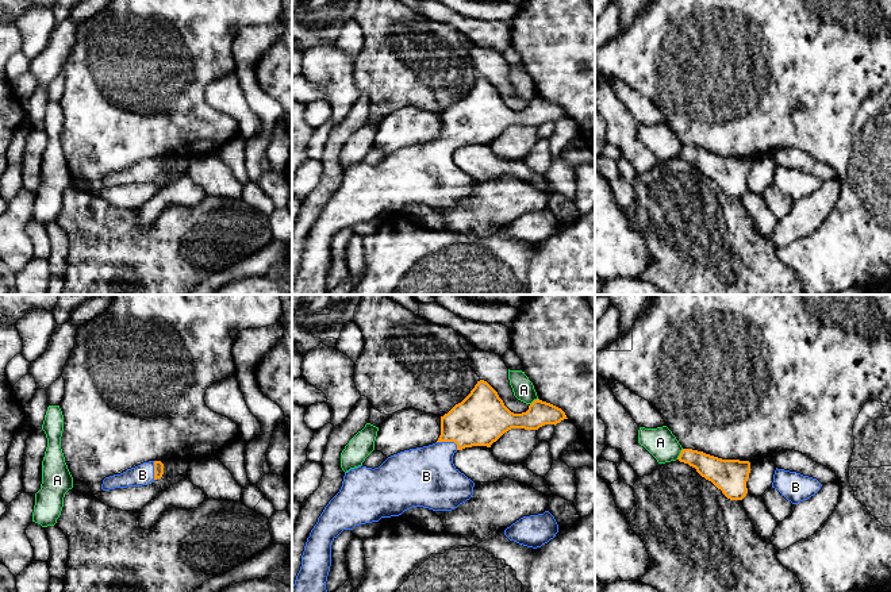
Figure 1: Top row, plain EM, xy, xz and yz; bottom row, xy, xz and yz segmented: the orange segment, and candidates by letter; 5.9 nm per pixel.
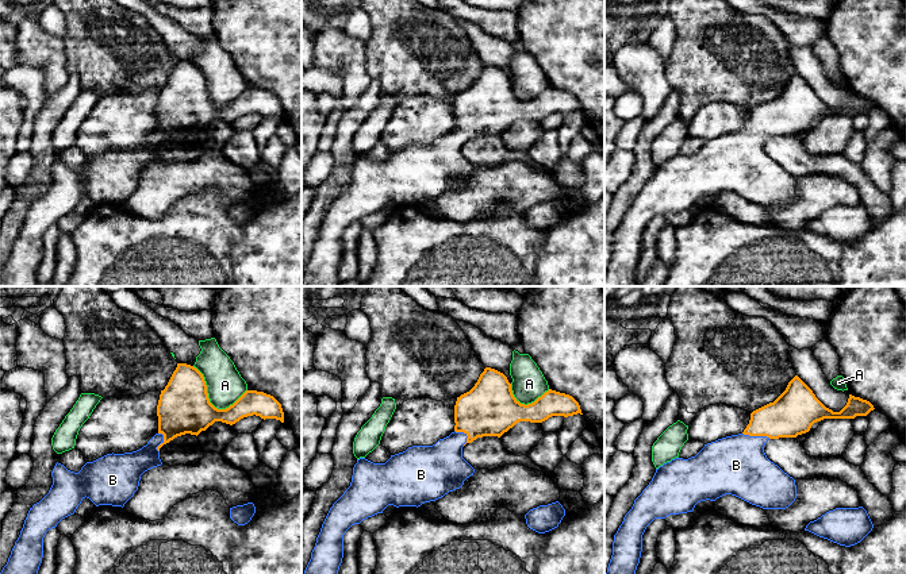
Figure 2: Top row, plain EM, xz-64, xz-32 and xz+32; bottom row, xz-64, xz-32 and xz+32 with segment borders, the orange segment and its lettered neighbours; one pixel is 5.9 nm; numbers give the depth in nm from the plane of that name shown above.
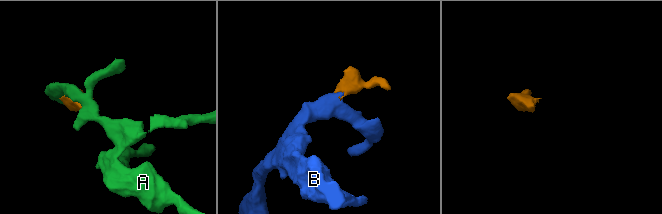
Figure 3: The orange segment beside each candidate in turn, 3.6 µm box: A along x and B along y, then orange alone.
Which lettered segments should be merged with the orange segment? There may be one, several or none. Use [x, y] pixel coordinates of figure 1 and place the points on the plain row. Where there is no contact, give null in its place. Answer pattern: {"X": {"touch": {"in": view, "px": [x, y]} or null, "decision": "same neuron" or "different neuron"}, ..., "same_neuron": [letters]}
{"A": {"touch": {"in": "yz", "px": [680, 152]}, "decision": "different neuron"}, "B": {"touch": {"in": "xz", "px": [449, 138]}, "decision": "same neuron"}, "same_neuron": ["B"]}

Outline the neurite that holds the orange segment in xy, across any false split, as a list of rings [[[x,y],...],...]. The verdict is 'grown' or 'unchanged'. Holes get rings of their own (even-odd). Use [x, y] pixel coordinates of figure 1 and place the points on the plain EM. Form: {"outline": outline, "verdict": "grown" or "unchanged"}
{"outline": [[[161,158],[143,159],[135,165],[127,166],[120,172],[105,174],[101,181],[103,188],[127,184],[142,184],[161,176],[164,161]]], "verdict": "grown"}

